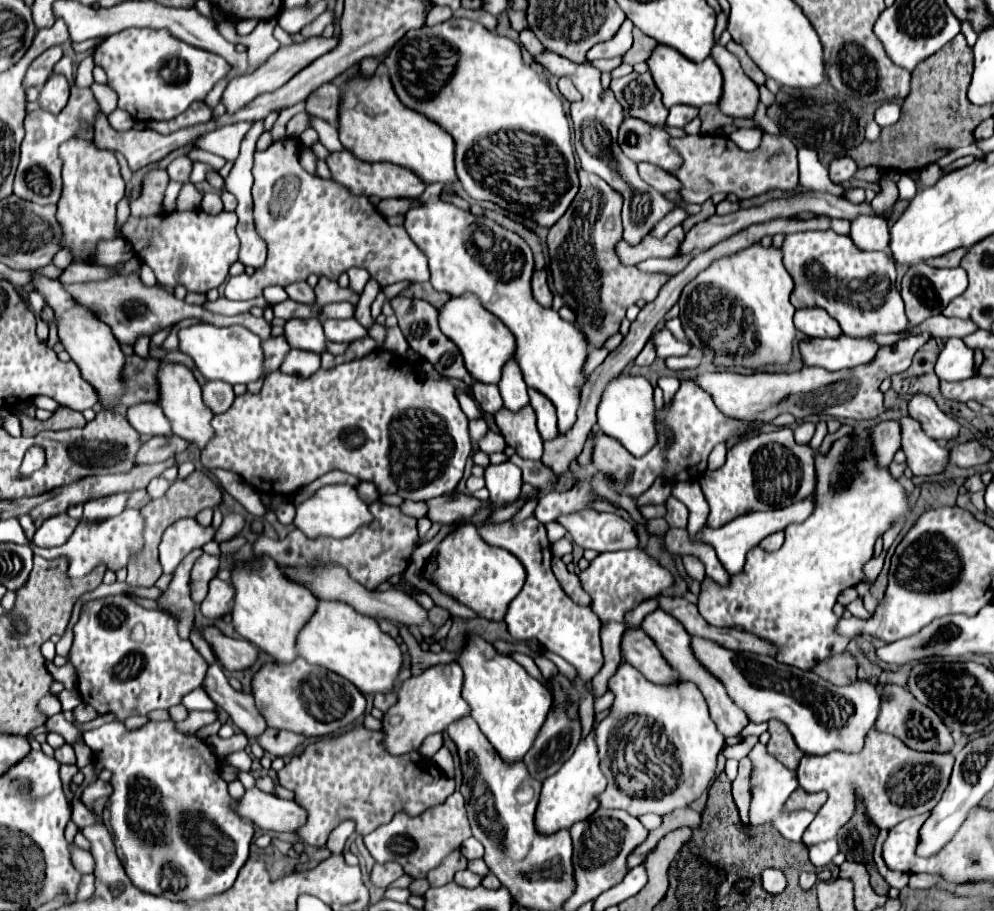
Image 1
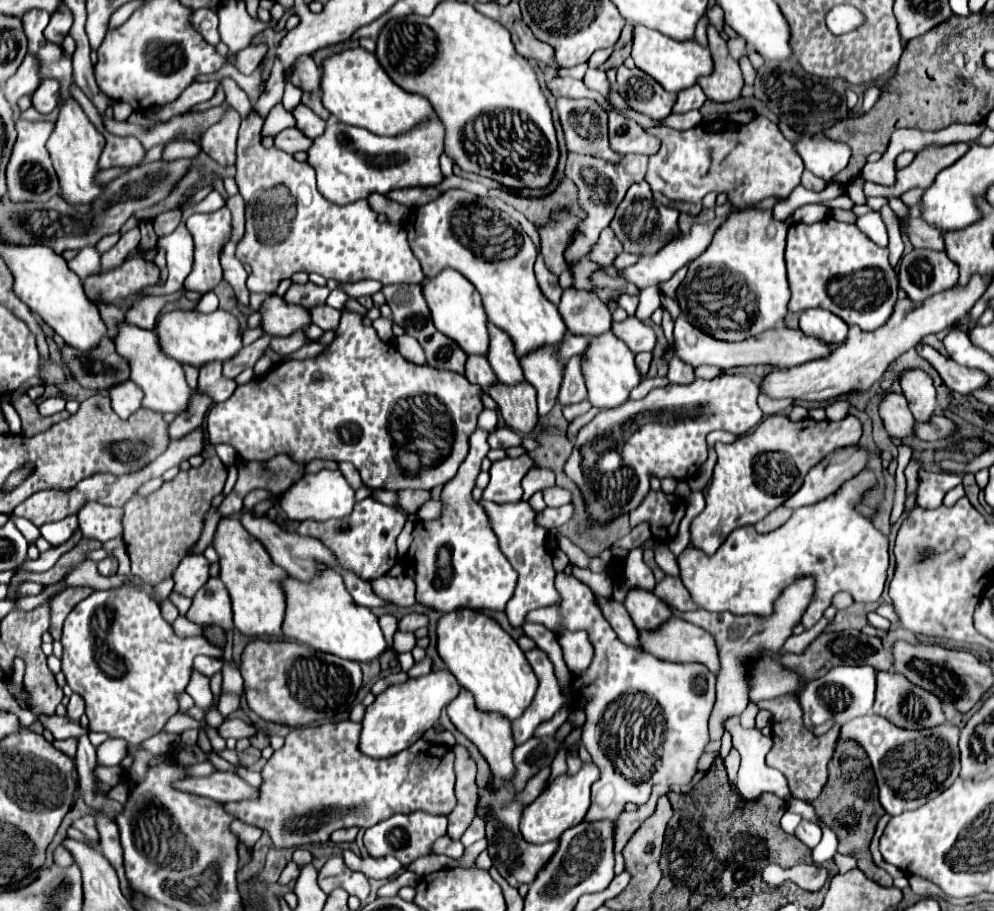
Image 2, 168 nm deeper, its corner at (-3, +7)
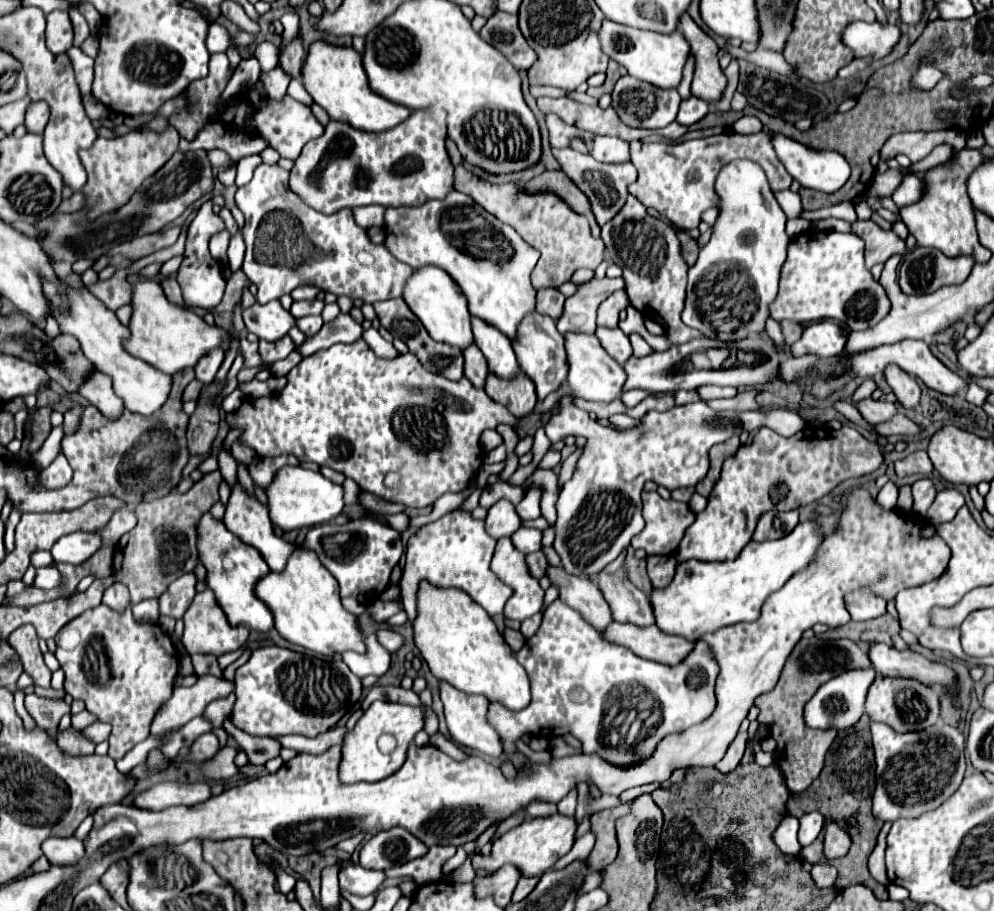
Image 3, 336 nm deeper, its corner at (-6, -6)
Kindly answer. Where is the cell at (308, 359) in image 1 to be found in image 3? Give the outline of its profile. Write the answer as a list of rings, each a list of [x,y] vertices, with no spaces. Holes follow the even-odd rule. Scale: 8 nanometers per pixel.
[[[280,339],[274,343],[260,341],[260,355],[262,355],[264,363],[268,363],[268,365],[272,365],[274,361],[286,359],[294,349],[296,349],[296,345],[292,339]]]

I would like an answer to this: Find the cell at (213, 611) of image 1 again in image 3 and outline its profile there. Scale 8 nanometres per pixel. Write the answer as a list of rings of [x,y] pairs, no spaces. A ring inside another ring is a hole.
[[[210,589],[198,593],[190,605],[190,611],[186,611],[184,615],[184,645],[188,649],[190,655],[200,653],[200,655],[216,655],[220,657],[222,653],[230,653],[236,651],[244,645],[244,641],[248,639],[248,627],[240,625],[240,627],[232,627],[224,615],[224,611],[220,609],[220,605],[216,603],[216,597]]]

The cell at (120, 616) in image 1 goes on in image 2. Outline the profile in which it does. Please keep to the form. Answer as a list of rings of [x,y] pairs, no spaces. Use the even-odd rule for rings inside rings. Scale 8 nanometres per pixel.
[[[125,582],[119,588],[97,590],[89,598],[81,600],[63,622],[61,644],[61,672],[65,674],[71,690],[85,700],[89,730],[105,732],[111,738],[121,738],[131,746],[137,746],[153,734],[161,732],[167,720],[177,714],[175,694],[183,692],[189,684],[195,656],[205,654],[223,658],[223,648],[211,644],[203,636],[177,638],[171,624],[161,616],[159,604],[153,602],[153,598],[143,592],[143,588],[131,582]]]

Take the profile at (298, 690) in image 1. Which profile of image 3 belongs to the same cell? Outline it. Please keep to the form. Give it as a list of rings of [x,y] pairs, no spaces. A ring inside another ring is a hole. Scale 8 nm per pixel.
[[[276,645],[254,649],[250,659],[236,671],[236,703],[230,715],[230,721],[250,733],[250,735],[304,735],[316,737],[328,729],[332,729],[360,699],[362,695],[362,681],[356,677],[342,659],[322,657],[322,655],[302,655],[290,649],[282,649]]]

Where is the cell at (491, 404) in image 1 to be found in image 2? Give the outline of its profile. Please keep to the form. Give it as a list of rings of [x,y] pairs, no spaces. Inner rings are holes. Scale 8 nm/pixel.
[[[471,354],[471,356],[467,356],[465,376],[467,376],[469,382],[479,384],[483,390],[487,390],[491,384],[497,382],[497,376],[493,374],[487,358],[481,356],[481,354]]]

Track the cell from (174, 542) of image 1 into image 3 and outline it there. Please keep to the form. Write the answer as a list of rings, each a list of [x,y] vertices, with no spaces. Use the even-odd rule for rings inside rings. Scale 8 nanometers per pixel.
[[[280,455],[280,457],[274,457],[274,459],[260,459],[260,461],[254,461],[254,463],[248,465],[248,473],[250,473],[252,481],[258,487],[266,489],[284,465],[300,465],[300,461],[294,455]]]

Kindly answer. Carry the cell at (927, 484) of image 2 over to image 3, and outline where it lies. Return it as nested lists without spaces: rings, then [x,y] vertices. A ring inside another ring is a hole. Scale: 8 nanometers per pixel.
[[[918,479],[912,483],[912,497],[914,497],[914,513],[920,517],[926,517],[930,505],[936,499],[936,487],[930,479]]]

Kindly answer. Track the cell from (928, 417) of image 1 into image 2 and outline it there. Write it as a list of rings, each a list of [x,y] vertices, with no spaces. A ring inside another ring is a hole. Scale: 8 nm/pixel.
[[[907,370],[901,376],[901,390],[909,402],[909,410],[917,422],[927,422],[933,410],[937,408],[935,402],[935,388],[933,380],[923,374],[923,370]]]

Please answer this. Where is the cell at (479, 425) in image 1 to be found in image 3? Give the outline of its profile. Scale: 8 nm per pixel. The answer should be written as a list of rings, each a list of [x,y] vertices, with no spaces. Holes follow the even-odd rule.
[[[458,507],[456,511],[446,513],[434,523],[420,527],[410,539],[406,547],[406,565],[400,581],[402,589],[402,603],[404,611],[408,613],[410,621],[416,619],[416,595],[420,583],[426,579],[436,587],[456,587],[468,593],[478,605],[482,605],[490,615],[500,615],[504,611],[506,601],[510,599],[512,591],[506,587],[492,571],[490,559],[494,555],[496,539],[486,533],[484,521],[474,519],[470,511]]]

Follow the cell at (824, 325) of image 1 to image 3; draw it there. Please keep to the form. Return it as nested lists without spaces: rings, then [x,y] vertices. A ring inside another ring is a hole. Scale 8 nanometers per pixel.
[[[834,321],[810,323],[802,337],[792,345],[794,357],[800,355],[818,355],[818,357],[836,357],[846,343],[846,329]]]

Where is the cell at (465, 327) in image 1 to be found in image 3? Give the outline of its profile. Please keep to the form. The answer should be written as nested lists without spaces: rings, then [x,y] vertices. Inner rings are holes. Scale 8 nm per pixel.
[[[430,265],[424,269],[416,269],[404,287],[404,301],[414,311],[414,315],[422,321],[422,325],[426,327],[426,331],[434,341],[448,343],[462,351],[474,343],[472,323],[470,323],[472,315],[466,307],[466,295],[458,291],[454,279],[450,279],[450,275],[446,275],[446,271],[442,271],[440,267]]]

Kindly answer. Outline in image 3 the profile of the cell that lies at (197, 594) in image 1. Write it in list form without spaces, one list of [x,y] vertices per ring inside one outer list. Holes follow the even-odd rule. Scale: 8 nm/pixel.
[[[186,573],[180,579],[176,579],[168,587],[168,591],[160,595],[160,613],[180,619],[196,595],[196,583],[198,579],[194,573]]]

